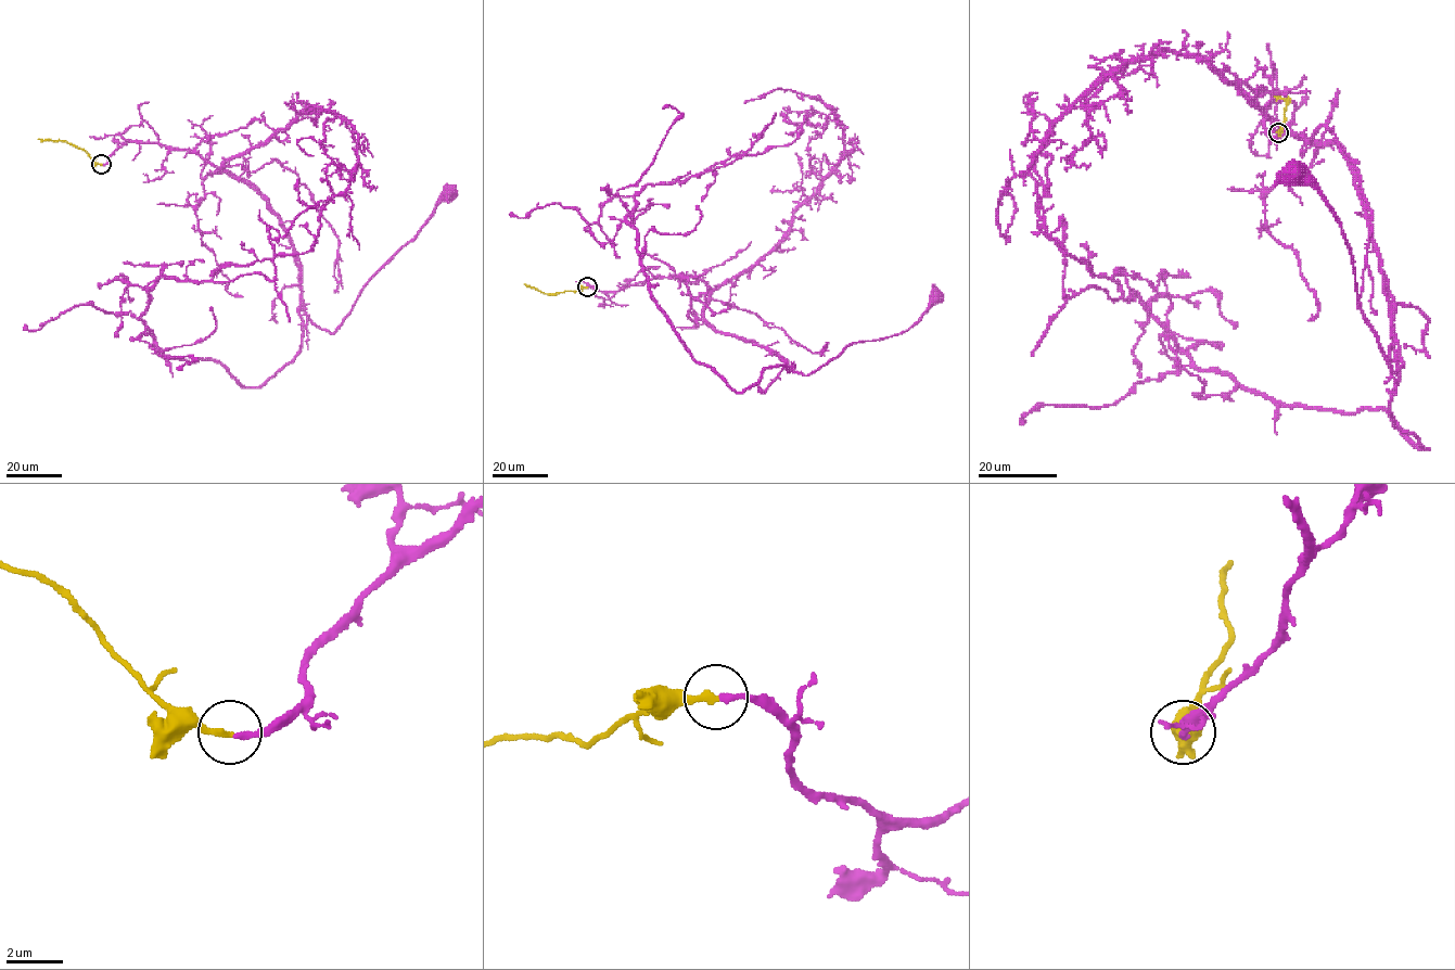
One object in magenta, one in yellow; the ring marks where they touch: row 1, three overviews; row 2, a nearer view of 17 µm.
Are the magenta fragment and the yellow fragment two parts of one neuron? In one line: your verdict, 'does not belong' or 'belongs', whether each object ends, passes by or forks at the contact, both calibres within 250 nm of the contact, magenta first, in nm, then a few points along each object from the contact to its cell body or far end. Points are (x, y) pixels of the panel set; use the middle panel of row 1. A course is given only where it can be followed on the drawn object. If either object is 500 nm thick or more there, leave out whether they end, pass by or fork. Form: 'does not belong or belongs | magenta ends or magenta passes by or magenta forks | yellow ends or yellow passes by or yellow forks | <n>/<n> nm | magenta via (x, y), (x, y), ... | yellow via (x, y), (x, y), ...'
belongs | magenta ends | yellow ends | 200/240 nm | magenta via (587, 286), (610, 298), (655, 278), (698, 278), (713, 327), (806, 374), (850, 344), (907, 331), (935, 296) | yellow via (587, 286), (551, 295), (524, 284)

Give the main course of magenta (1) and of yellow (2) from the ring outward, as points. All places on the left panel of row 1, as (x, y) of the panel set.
1: (101, 165), (129, 141), (152, 142), (194, 150), (244, 179), (286, 234), (304, 313), (330, 332), (449, 193)
2: (101, 164), (84, 150), (65, 141), (38, 139)

